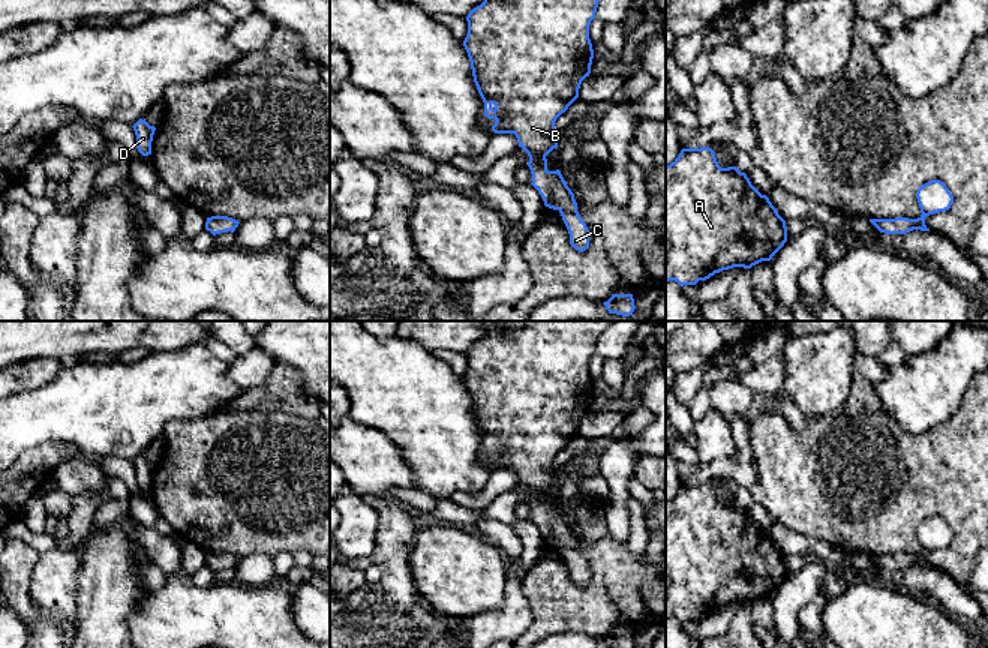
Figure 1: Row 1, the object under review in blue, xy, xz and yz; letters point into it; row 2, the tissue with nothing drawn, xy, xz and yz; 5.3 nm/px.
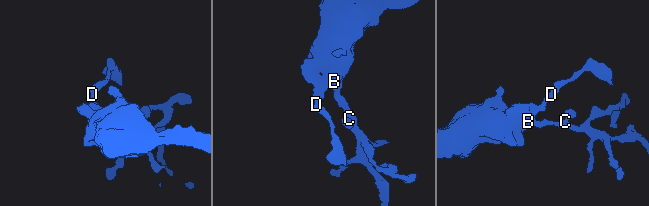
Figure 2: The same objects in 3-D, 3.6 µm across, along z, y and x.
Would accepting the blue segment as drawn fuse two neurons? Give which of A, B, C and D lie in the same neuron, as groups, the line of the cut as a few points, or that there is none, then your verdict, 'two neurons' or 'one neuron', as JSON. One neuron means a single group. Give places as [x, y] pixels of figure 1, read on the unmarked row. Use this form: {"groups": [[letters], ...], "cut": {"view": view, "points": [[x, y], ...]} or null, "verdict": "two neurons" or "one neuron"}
{"groups": [["A", "B", "C", "D"]], "cut": null, "verdict": "one neuron"}

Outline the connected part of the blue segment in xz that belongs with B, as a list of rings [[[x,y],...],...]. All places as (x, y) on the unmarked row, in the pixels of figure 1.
[[[483,321],[484,338],[468,352],[468,370],[463,382],[468,388],[474,418],[484,438],[484,452],[495,454],[495,470],[514,470],[528,492],[532,522],[544,542],[558,546],[570,570],[570,580],[583,588],[589,584],[589,566],[577,548],[574,530],[559,506],[549,507],[546,492],[558,483],[555,458],[579,434],[582,417],[589,412],[594,386],[589,360],[595,354],[598,338],[615,321]]]

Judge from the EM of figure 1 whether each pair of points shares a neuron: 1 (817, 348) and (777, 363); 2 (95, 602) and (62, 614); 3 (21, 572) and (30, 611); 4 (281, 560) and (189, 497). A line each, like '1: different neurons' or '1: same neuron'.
1: different neurons
2: different neurons
3: same neuron
4: different neurons

